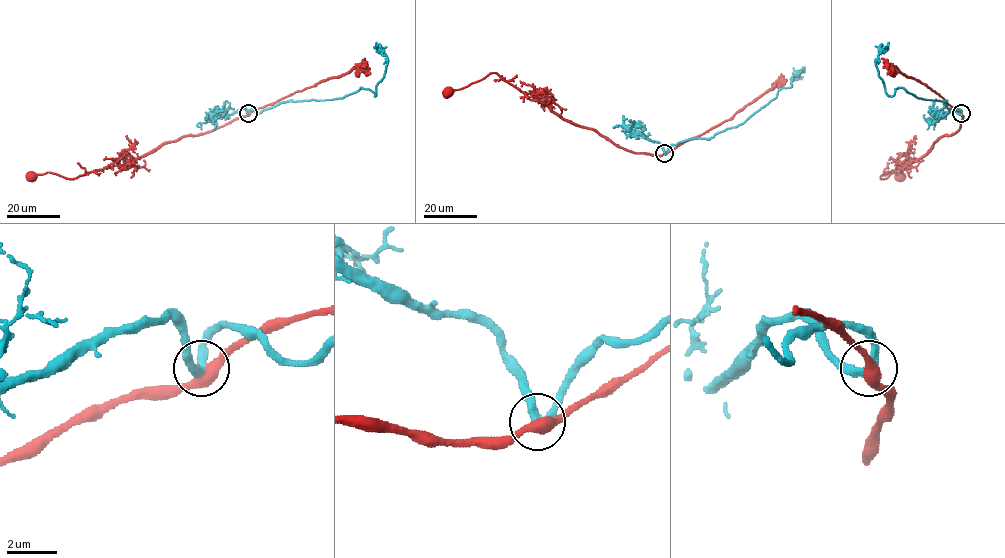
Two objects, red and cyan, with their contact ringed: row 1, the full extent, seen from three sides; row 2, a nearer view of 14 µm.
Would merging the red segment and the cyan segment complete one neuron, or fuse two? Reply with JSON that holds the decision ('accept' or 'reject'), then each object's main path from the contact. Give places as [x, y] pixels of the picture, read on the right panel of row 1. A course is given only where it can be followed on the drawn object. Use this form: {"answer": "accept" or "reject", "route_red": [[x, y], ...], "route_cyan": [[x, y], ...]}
{"answer": "reject", "route_red": [[961, 114], [961, 126], [954, 134], [942, 136], [911, 164], [880, 176], [886, 178], [894, 172], [900, 175]], "route_cyan": [[961, 114], [959, 109], [952, 113], [946, 101], [918, 98], [902, 88], [889, 96], [876, 64], [888, 42]]}

